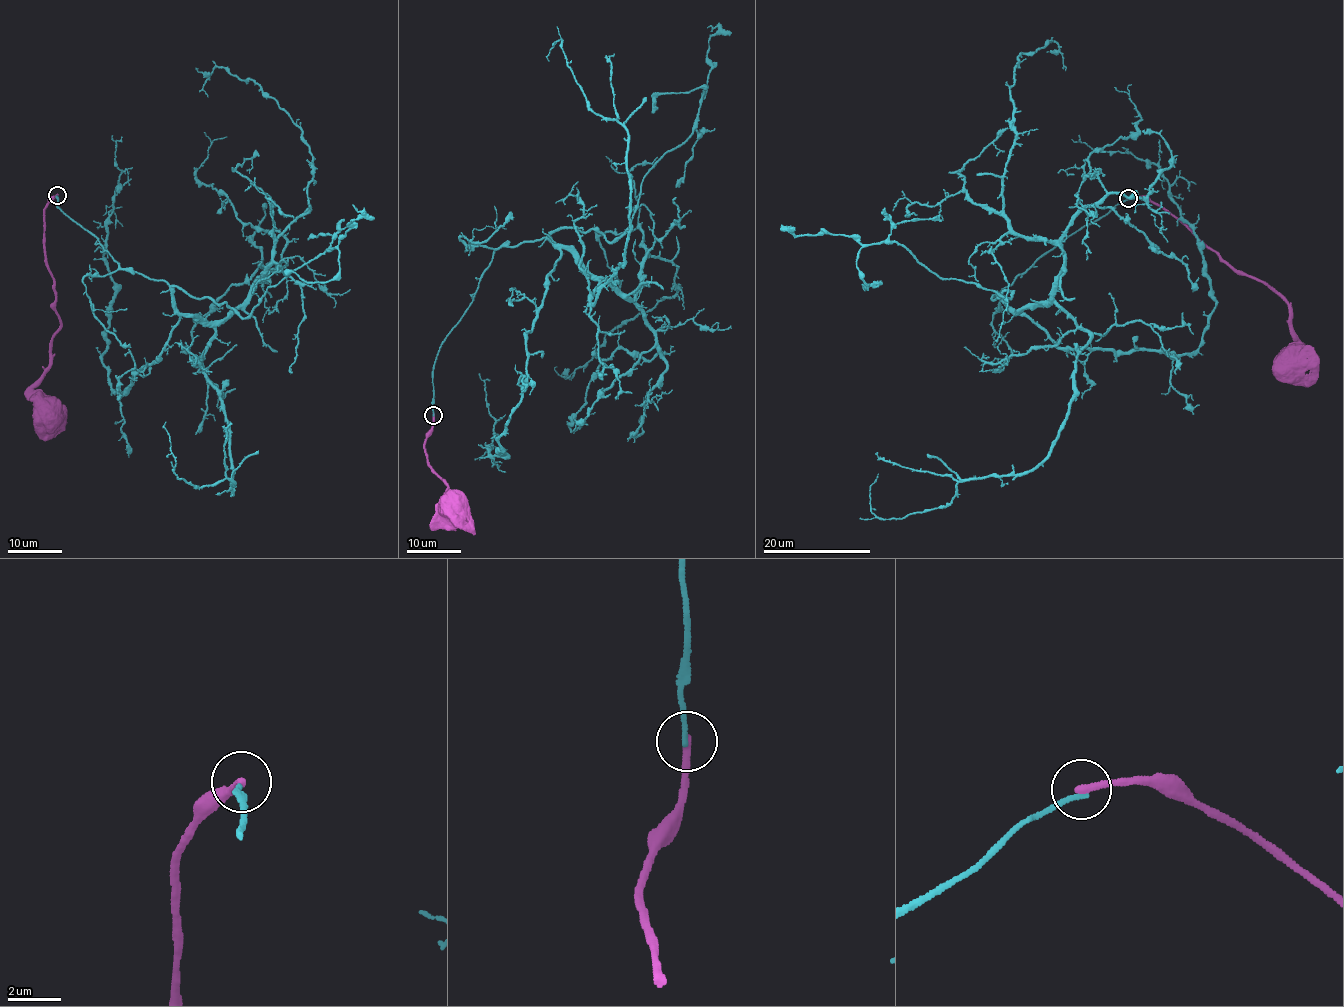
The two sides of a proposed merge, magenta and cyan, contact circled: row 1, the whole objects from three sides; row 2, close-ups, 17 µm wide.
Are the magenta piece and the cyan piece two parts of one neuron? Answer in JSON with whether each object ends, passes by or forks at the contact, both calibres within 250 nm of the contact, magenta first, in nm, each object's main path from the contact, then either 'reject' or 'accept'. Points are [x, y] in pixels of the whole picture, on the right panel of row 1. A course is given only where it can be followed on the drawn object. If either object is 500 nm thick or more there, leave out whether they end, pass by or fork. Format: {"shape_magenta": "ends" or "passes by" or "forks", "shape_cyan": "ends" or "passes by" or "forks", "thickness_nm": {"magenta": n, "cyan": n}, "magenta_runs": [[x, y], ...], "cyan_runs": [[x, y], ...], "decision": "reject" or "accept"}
{"shape_magenta": "ends", "shape_cyan": "ends", "thickness_nm": {"magenta": 280, "cyan": 200}, "magenta_runs": [[1128, 198], [1164, 206], [1202, 243], [1288, 303], [1297, 342], [1286, 366]], "cyan_runs": [[1128, 199], [1040, 257], [999, 297], [1059, 347], [1189, 354], [1215, 306], [1194, 226], [1152, 163], [1071, 139]], "decision": "reject"}

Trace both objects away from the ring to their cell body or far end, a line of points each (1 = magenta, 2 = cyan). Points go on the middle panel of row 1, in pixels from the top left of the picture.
1: (434, 415), (427, 463), (456, 509), (452, 528), (439, 524), (462, 507), (452, 504)
2: (432, 415), (437, 351), (494, 251), (546, 238), (560, 257), (503, 457), (489, 454), (480, 373)

